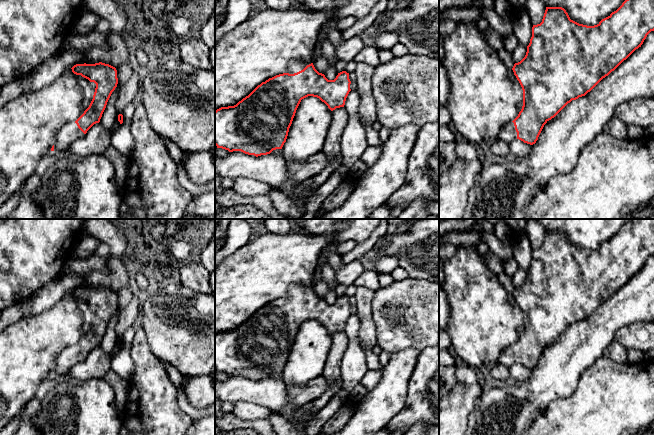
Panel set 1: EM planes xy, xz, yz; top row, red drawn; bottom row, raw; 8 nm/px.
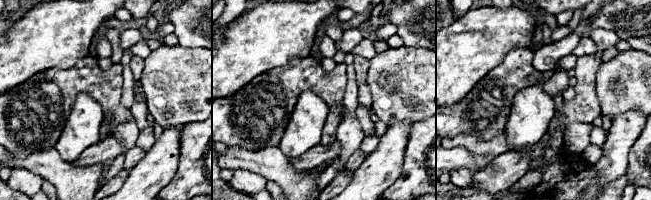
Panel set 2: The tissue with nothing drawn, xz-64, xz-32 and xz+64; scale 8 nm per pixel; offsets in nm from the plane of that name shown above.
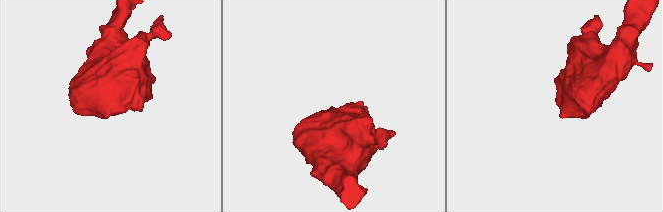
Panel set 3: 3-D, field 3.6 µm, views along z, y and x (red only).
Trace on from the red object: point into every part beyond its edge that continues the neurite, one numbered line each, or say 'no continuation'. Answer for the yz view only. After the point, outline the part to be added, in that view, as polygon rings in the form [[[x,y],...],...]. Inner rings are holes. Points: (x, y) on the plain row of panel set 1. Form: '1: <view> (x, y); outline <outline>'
1: yz (508, 357); outline [[[511,345],[507,347],[498,358],[498,363],[505,365],[506,367],[511,367],[517,363],[517,356],[515,354],[514,347]]]

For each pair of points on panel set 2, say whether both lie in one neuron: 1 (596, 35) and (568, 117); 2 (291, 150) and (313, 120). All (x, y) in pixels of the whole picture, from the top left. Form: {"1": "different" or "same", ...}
{"1": "same", "2": "same"}

